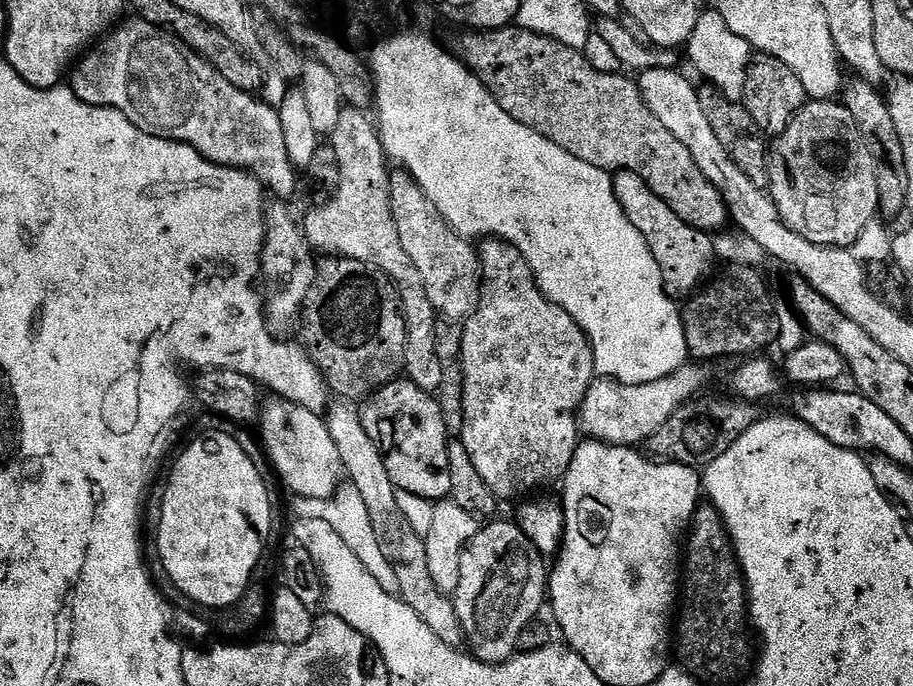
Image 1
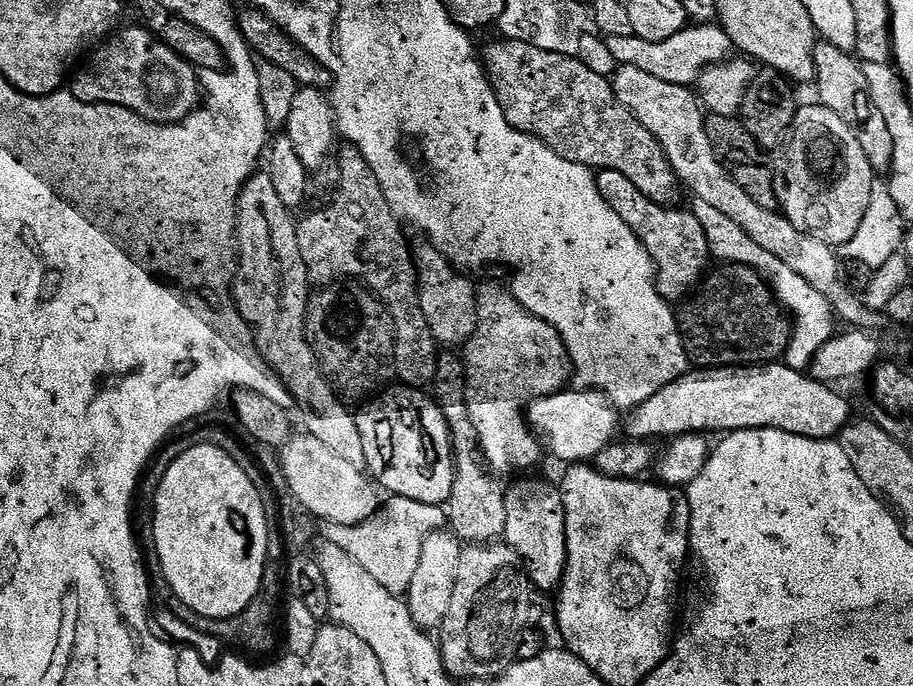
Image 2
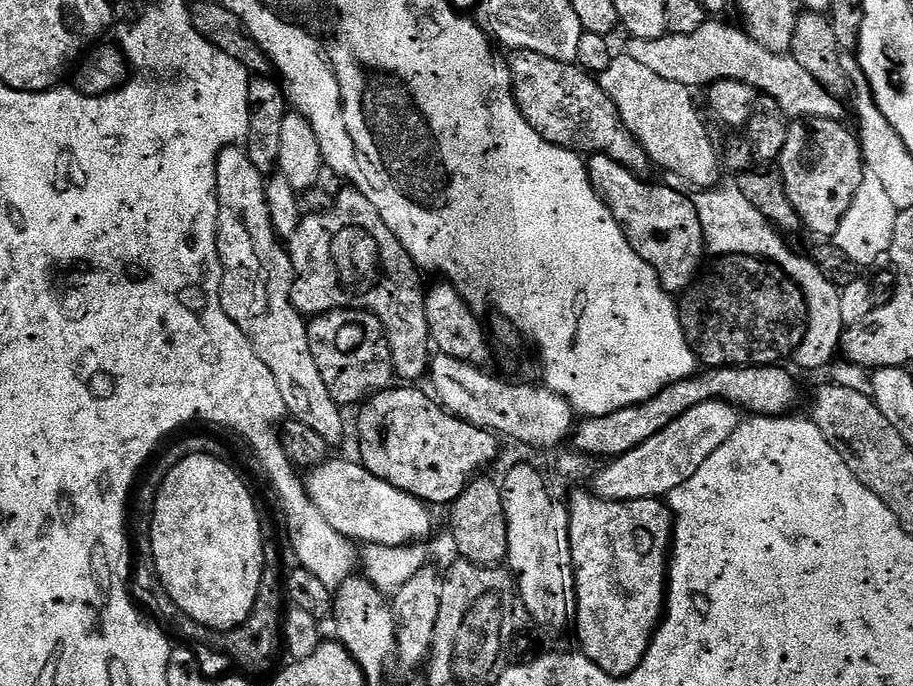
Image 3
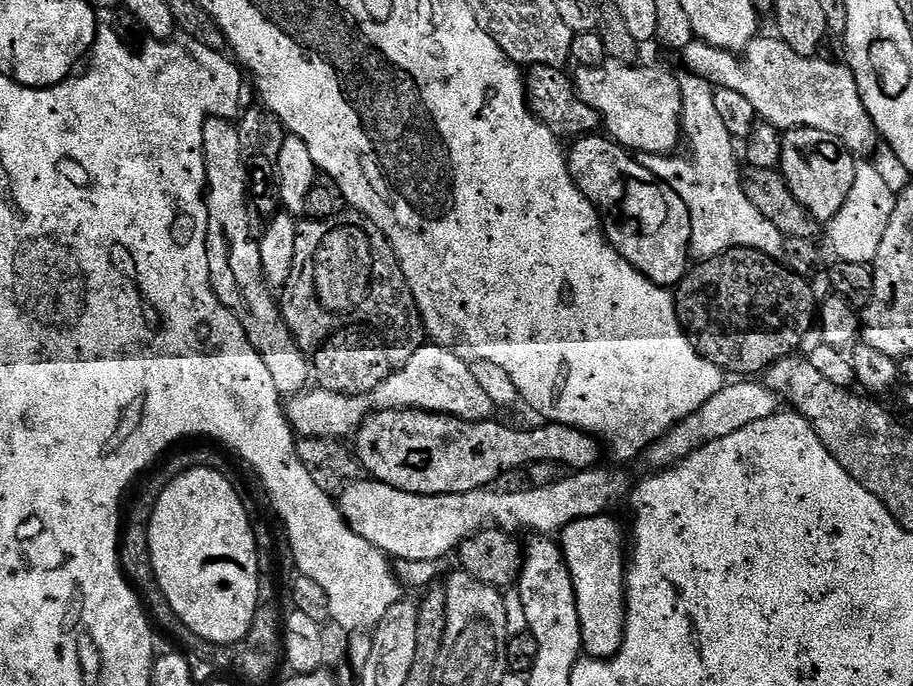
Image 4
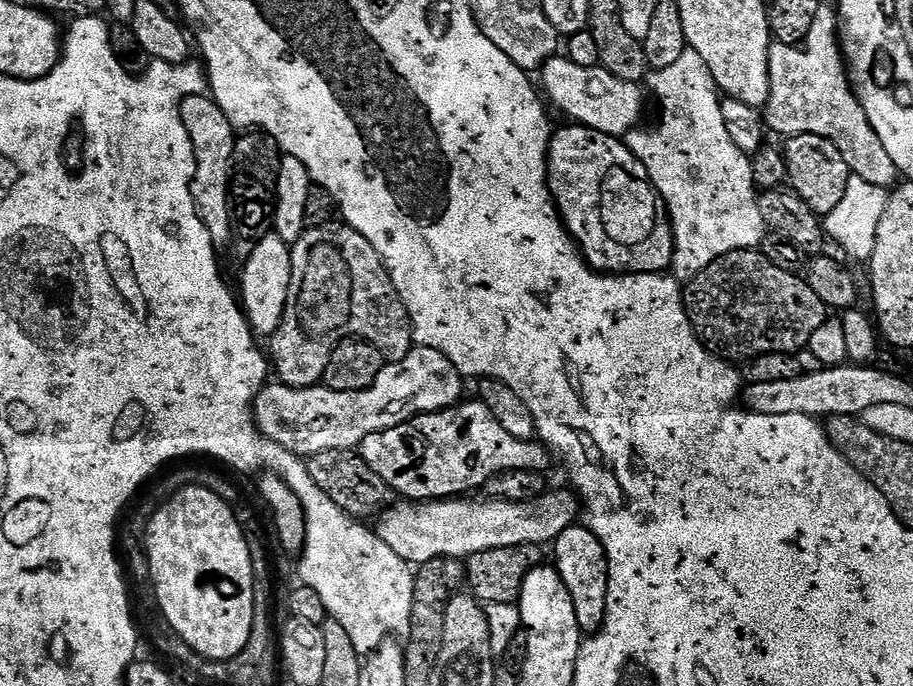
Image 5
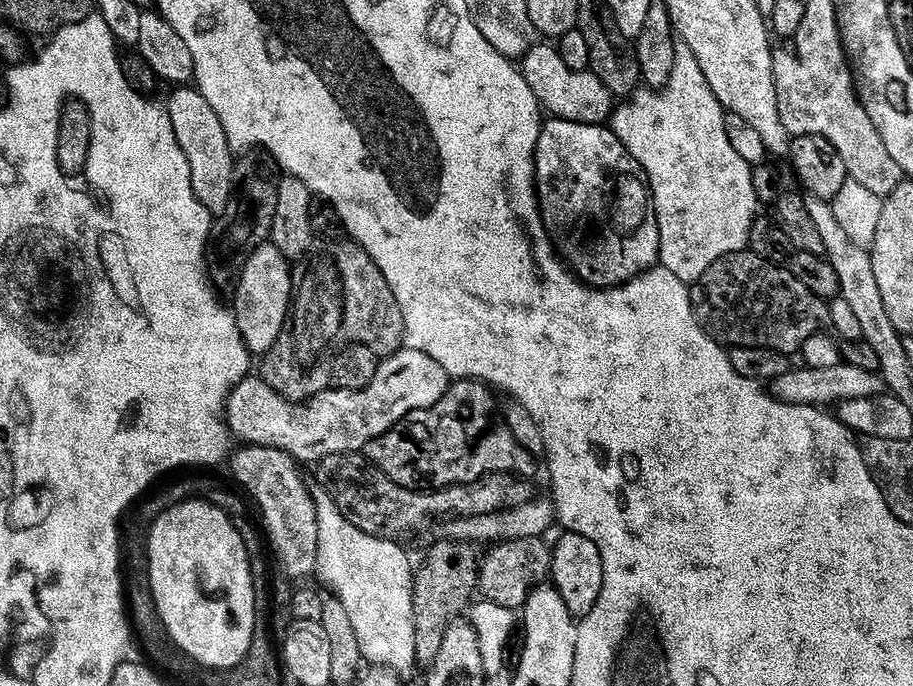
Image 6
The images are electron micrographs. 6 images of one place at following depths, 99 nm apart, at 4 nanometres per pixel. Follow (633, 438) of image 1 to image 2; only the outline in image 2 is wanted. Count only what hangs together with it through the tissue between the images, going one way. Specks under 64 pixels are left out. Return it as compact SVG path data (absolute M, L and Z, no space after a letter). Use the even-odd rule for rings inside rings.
M561 390L552 396L544 396L535 401L530 408L530 416L537 420L548 431L546 448L560 460L567 462L588 462L607 444L617 439L616 431L621 431L622 416L611 400L599 390L579 390L568 392Z

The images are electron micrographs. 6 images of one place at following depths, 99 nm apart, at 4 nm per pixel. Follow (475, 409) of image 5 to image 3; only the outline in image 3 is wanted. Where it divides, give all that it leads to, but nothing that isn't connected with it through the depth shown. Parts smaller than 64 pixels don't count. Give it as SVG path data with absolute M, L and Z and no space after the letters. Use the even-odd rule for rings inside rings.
M784 366L709 368L695 376L687 376L684 380L674 382L668 388L663 388L657 396L650 398L645 404L626 406L605 416L581 419L574 432L574 441L576 440L574 448L577 452L607 462L642 446L646 438L654 438L654 434L666 430L666 426L674 422L674 418L686 414L686 410L707 400L724 400L728 404L735 404L737 408L752 416L786 416L793 411L792 407L795 406L799 396L796 380L784 369ZM393 386L377 392L371 400L359 409L360 412L360 456L359 463L369 472L382 478L390 486L402 490L407 496L423 500L429 506L451 505L462 494L467 484L487 464L496 460L501 441L487 428L476 428L464 420L449 414L437 404L427 391L419 392L416 386Z

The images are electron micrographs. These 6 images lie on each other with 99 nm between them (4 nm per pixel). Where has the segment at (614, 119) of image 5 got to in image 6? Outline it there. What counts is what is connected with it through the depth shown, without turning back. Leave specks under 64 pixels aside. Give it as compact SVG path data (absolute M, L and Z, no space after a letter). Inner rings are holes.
M551 43L533 44L522 57L522 71L534 98L549 117L579 124L603 125L614 111L614 97L602 81L590 70L570 70Z

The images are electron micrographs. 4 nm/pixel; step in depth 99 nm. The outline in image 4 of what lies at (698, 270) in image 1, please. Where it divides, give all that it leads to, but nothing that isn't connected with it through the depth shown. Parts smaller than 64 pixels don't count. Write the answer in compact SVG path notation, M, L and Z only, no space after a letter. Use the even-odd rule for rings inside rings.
M607 135L579 137L566 155L572 181L600 213L604 237L613 250L659 288L675 289L690 271L692 227L686 202Z

